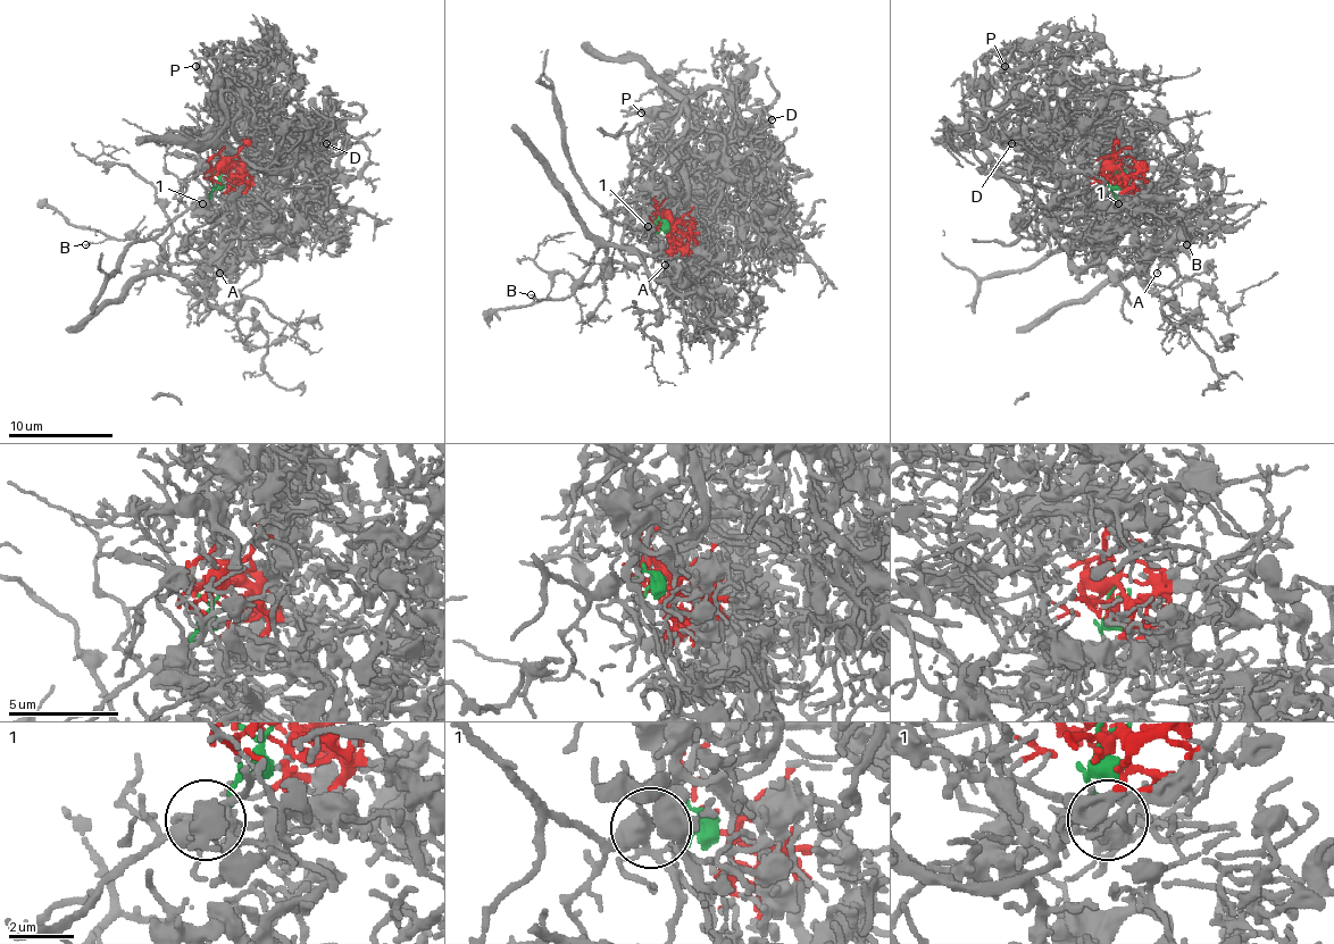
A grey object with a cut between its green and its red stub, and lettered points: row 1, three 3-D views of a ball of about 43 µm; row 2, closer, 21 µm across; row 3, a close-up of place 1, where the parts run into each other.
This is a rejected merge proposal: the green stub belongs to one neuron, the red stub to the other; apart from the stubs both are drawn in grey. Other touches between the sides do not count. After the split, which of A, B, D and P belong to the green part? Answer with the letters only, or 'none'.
B

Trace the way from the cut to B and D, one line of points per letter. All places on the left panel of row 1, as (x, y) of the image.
B: (224, 166), (222, 182), (203, 203), (182, 211), (146, 240), (103, 240), (85, 245)
D: (224, 166), (264, 122), (248, 119), (253, 114), (272, 122), (306, 122), (316, 143), (322, 148), (326, 143)

